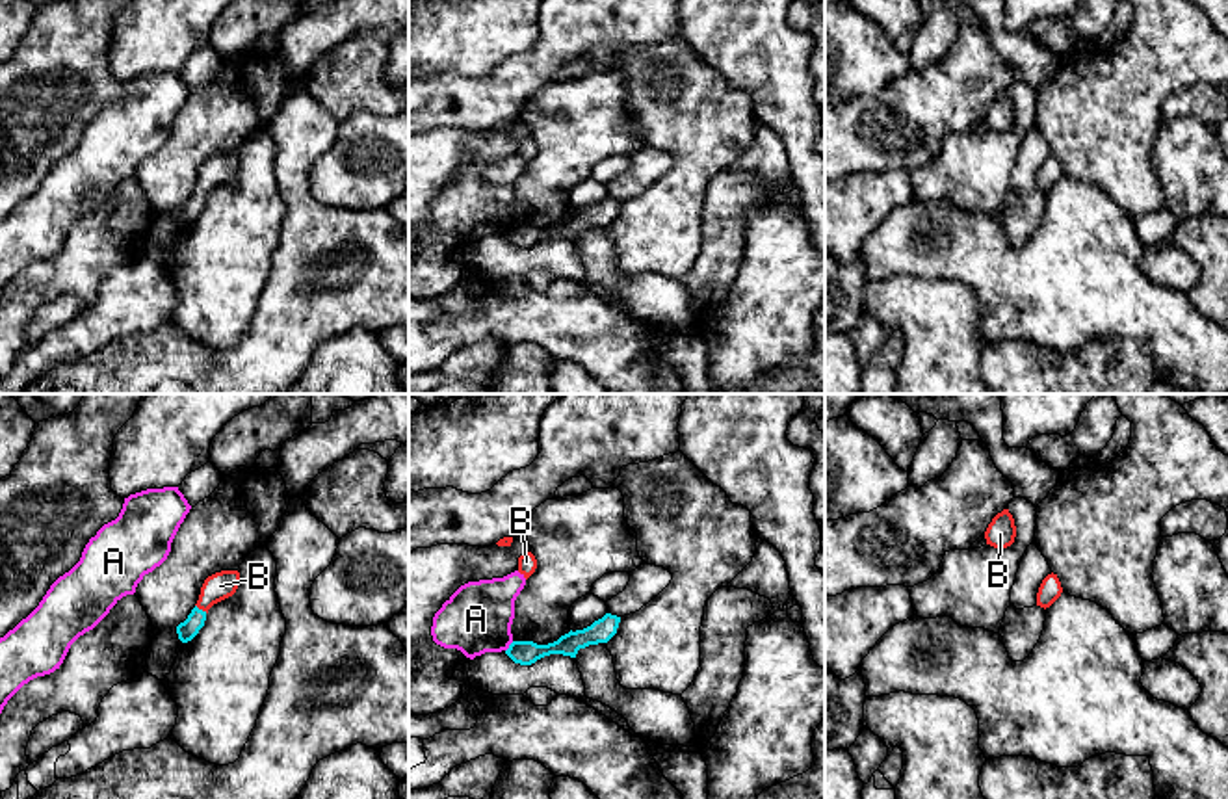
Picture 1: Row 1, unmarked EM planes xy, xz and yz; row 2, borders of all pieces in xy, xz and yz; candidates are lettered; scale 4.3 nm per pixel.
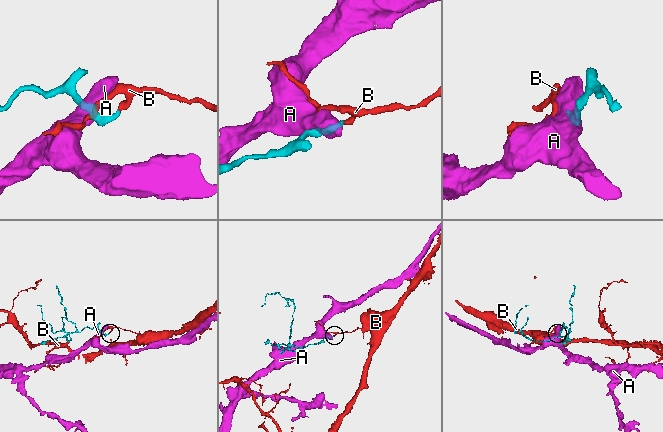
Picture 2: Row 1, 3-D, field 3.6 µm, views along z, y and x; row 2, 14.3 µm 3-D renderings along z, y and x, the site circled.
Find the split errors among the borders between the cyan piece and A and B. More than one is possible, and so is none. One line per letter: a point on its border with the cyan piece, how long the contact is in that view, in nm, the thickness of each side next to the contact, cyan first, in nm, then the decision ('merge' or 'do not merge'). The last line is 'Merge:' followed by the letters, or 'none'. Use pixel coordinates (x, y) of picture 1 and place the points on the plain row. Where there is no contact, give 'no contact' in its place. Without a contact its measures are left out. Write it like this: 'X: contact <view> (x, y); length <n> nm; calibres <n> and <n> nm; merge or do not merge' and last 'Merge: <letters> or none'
A: contact xz (509, 231); length 60 nm; calibres 110 and 300 nm; do not merge
B: contact xy (201, 194); length 70 nm; calibres 90 and 120 nm; merge
Merge: B

